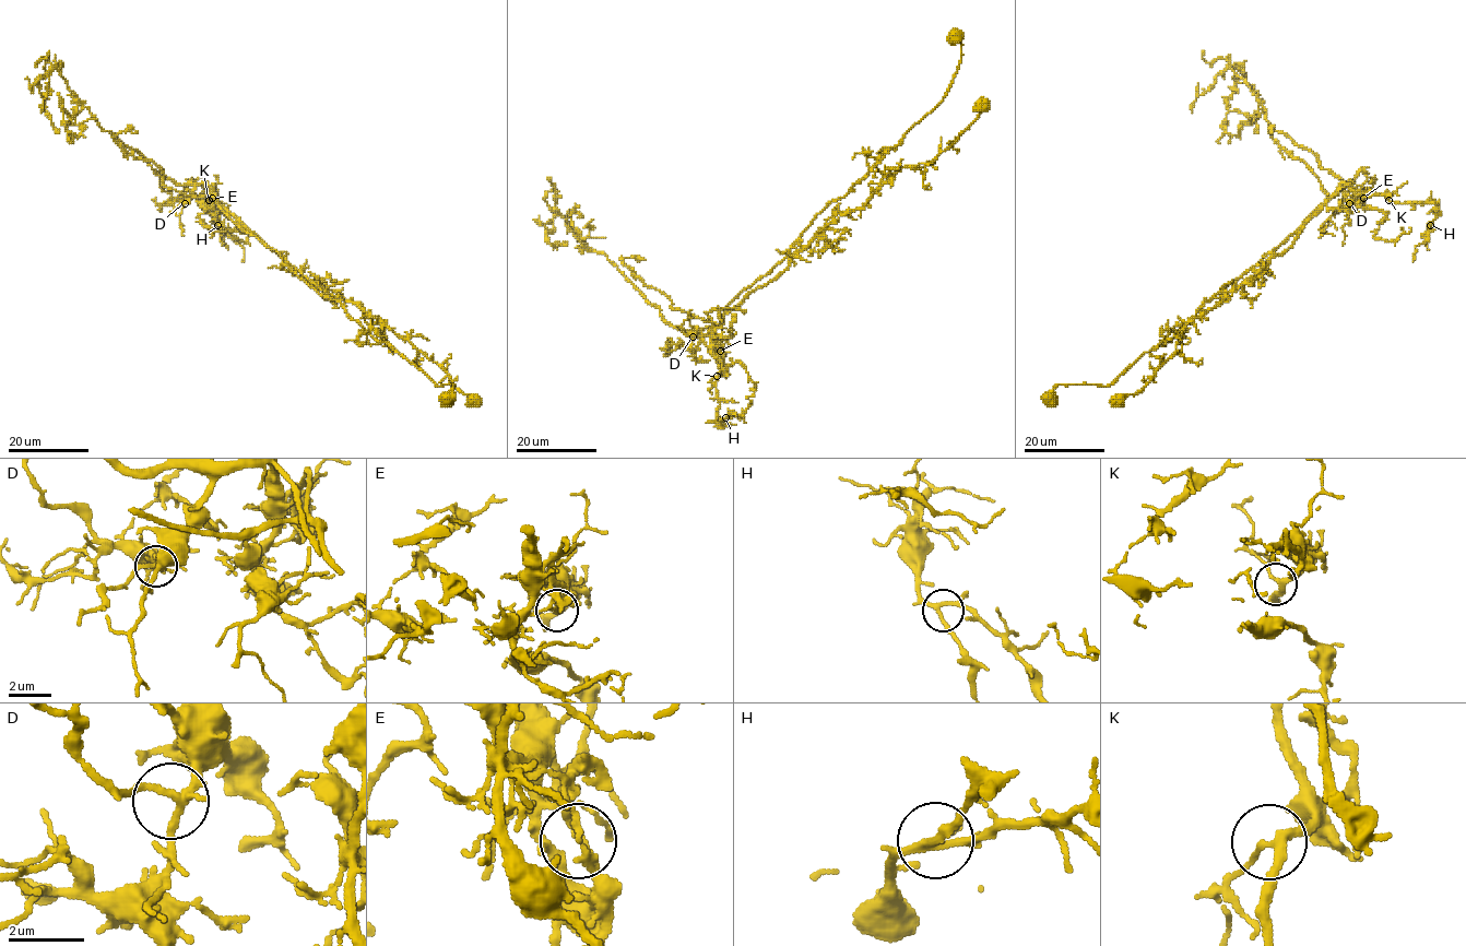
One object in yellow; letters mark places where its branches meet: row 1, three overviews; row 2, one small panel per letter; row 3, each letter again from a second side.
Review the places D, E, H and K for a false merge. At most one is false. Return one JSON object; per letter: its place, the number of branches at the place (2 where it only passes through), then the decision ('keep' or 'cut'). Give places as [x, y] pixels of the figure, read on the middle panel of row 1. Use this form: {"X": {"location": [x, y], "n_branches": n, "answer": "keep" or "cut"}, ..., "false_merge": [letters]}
{"D": {"location": [693, 336], "n_branches": 3, "answer": "keep"}, "E": {"location": [720, 351], "n_branches": 2, "answer": "cut"}, "H": {"location": [725, 417], "n_branches": 3, "answer": "keep"}, "K": {"location": [717, 376], "n_branches": 3, "answer": "keep"}, "false_merge": ["E"]}

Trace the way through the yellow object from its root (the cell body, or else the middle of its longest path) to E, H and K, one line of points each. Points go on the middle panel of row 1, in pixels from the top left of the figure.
E: (955, 37), (961, 44), (961, 60), (944, 99), (818, 213), (782, 260), (729, 305), (714, 330), (719, 351)
H: (955, 37), (961, 60), (944, 99), (728, 306), (717, 379), (718, 418), (725, 417)
K: (955, 37), (961, 44), (961, 60), (944, 99), (865, 177), (818, 213), (782, 260), (728, 306), (717, 376)

